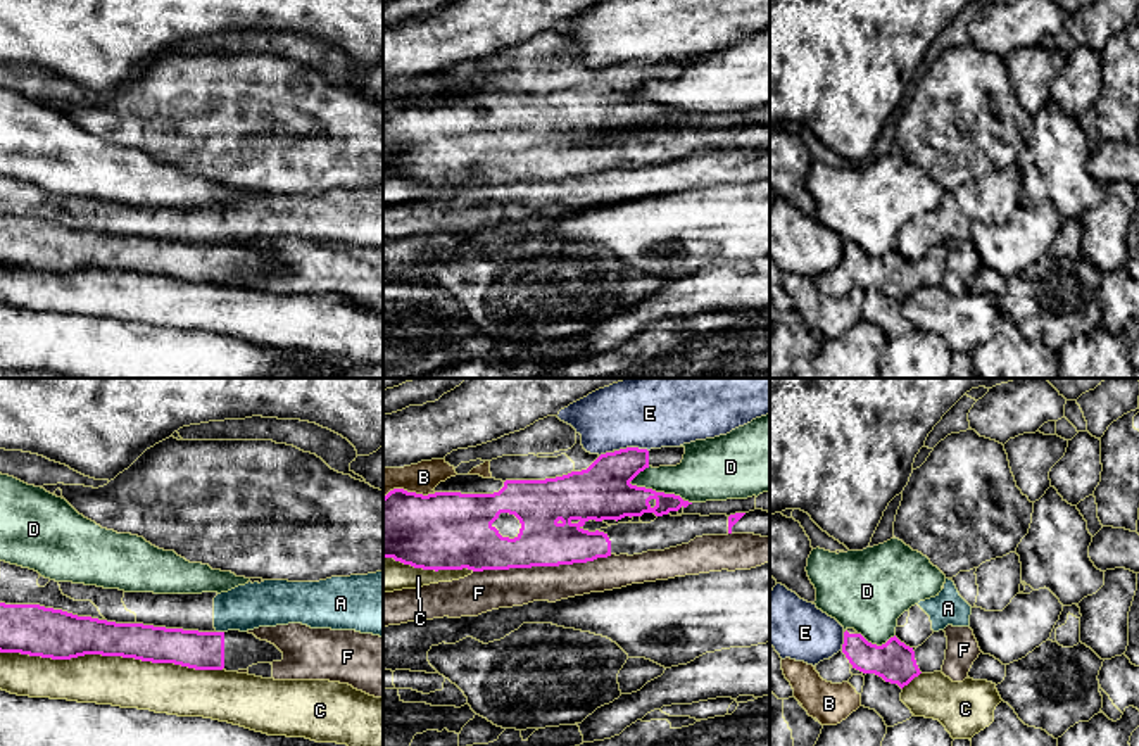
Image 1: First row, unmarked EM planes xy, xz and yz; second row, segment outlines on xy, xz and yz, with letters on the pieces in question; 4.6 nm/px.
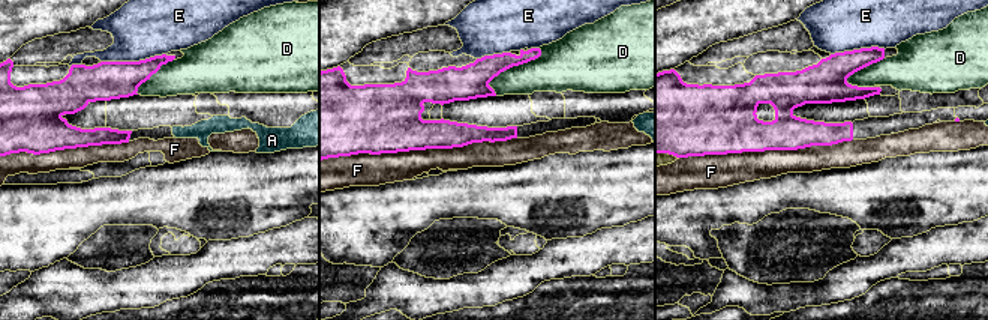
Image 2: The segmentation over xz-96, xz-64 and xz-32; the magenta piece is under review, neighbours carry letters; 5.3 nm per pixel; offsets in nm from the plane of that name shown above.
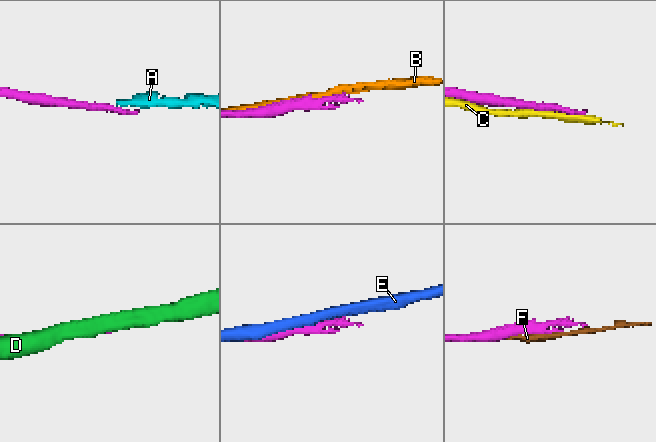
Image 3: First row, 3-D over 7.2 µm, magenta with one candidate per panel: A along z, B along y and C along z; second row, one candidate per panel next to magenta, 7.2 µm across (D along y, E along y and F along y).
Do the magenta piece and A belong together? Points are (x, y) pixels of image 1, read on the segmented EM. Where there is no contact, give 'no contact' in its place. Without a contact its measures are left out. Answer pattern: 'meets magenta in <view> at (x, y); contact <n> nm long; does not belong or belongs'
meets magenta in xy at (220, 632); contact 40 nm long; does not belong

